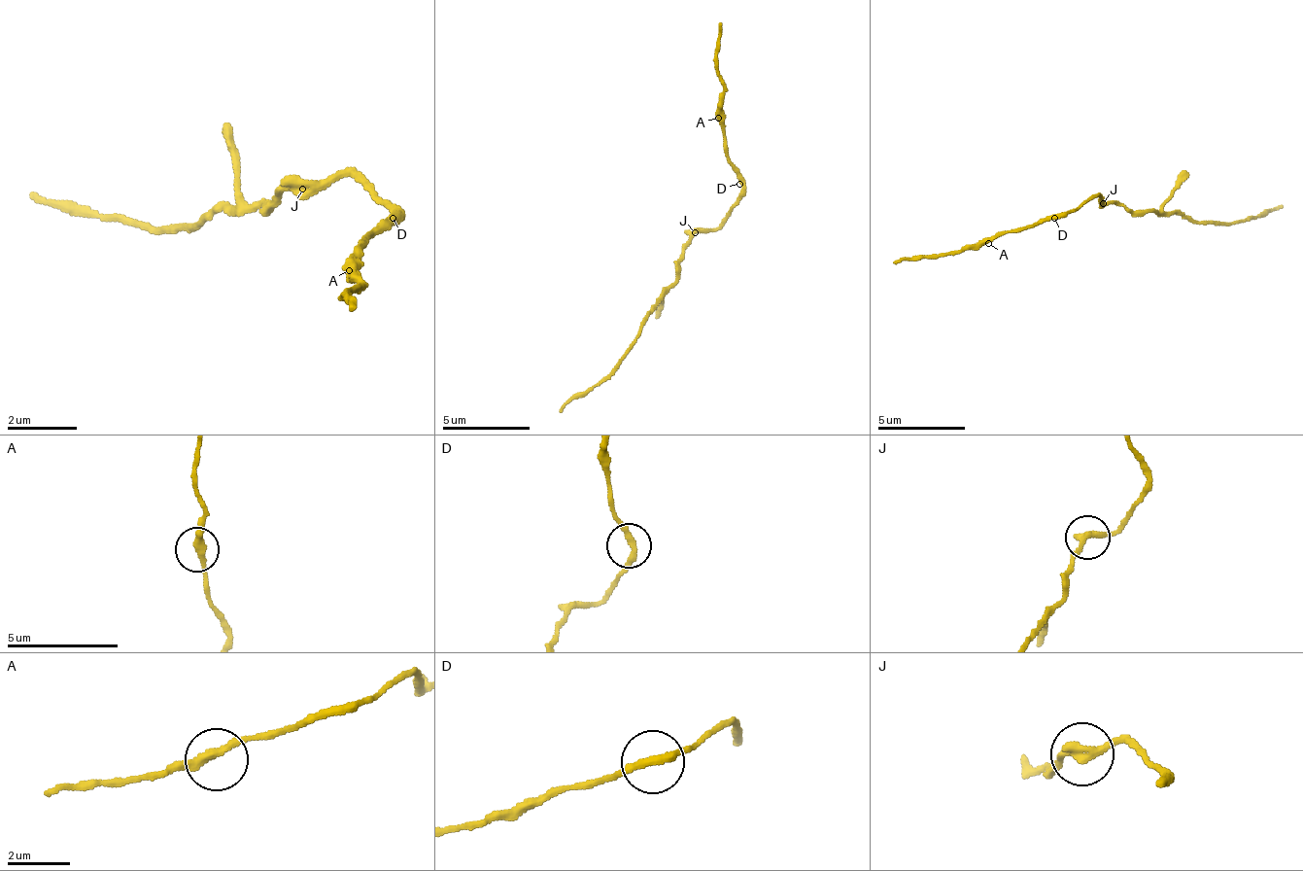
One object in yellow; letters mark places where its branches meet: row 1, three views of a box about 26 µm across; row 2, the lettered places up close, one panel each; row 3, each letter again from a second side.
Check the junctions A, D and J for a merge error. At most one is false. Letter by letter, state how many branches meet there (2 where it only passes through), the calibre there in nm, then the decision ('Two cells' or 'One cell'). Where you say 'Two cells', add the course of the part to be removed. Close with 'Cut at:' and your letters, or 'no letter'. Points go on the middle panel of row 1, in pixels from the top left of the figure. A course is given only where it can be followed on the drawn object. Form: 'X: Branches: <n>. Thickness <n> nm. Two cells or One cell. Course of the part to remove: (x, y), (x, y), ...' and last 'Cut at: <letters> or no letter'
A: Branches: 2. Thickness 300 nm. One cell
D: Branches: 2. Thickness 260 nm. One cell
J: Branches: 2. Thickness 280 nm. One cell
Cut at: no letter

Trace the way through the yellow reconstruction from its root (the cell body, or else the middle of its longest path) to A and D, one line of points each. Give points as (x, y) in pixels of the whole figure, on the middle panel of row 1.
A: (704, 231), (709, 231), (727, 214), (739, 192), (739, 175), (727, 153), (727, 135), (718, 118)
D: (704, 231), (709, 231), (727, 214), (739, 192), (739, 184)

